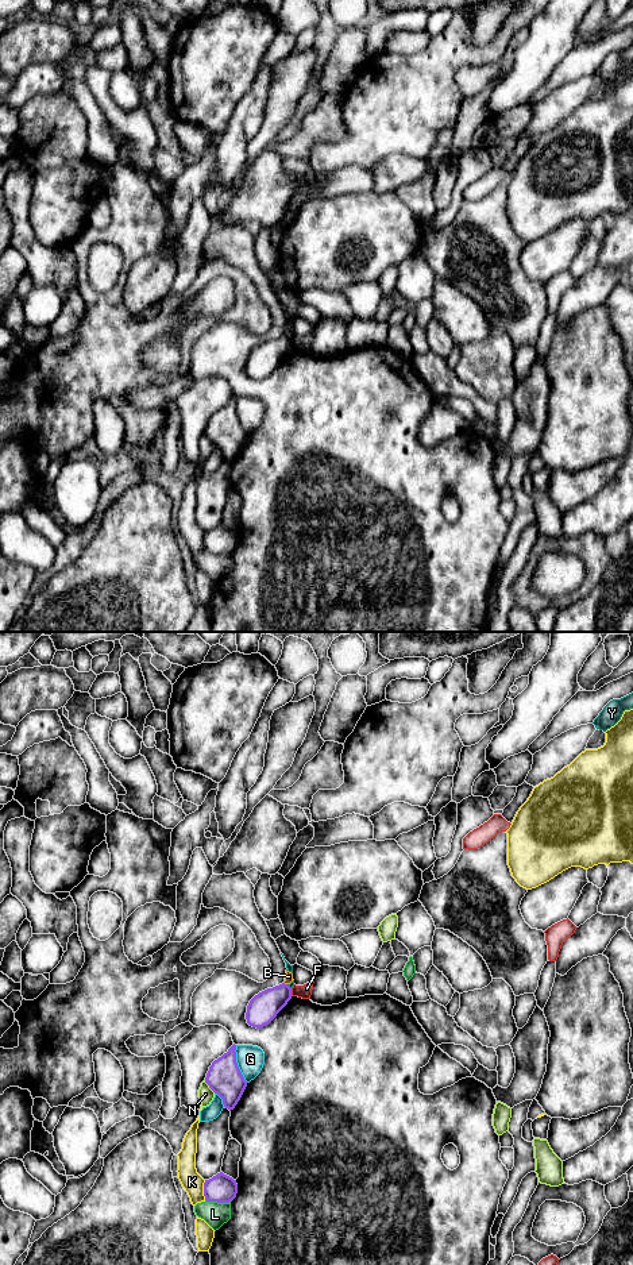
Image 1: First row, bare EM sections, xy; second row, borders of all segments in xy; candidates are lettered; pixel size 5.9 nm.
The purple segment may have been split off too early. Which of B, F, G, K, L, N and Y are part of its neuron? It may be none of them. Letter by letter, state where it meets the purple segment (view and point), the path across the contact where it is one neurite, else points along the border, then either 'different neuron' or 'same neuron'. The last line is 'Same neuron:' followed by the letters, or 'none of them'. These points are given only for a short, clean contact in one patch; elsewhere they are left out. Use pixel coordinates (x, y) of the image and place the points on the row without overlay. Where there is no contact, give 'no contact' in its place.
B: xy (284, 335) | different neuron
F: xy (290, 344) | different neuron
G: xy (236, 416) | different neuron
K: xy (204, 542) | different neuron
L: xy (217, 554) | different neuron
N: xy (209, 439) | different neuron
Y: xy (289, 339) | different neuron
Same neuron: none of them

